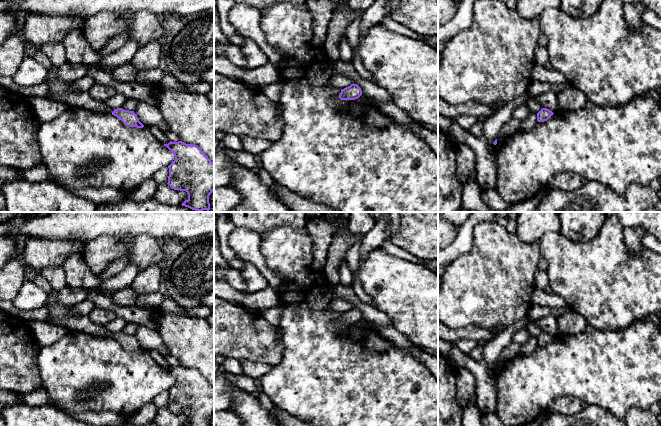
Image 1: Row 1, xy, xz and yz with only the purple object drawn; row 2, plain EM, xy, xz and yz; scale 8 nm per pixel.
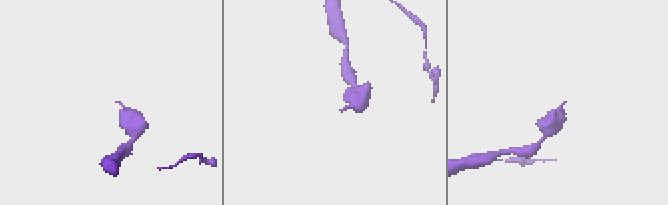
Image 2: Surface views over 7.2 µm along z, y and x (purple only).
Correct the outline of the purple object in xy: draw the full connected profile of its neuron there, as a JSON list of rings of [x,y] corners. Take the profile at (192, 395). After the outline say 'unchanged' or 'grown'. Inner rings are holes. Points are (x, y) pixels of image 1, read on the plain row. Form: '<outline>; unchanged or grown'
[[[182,365],[164,368],[175,380],[168,390],[168,409],[174,414],[186,415],[188,423],[184,426],[209,426],[209,420],[214,415],[214,387],[196,369]]]; unchanged

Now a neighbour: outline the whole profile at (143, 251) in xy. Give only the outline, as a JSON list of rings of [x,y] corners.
[[[140,235],[134,237],[128,245],[125,256],[129,258],[130,264],[137,265],[142,272],[148,266],[159,265],[164,253],[161,248],[161,241],[148,235]]]

